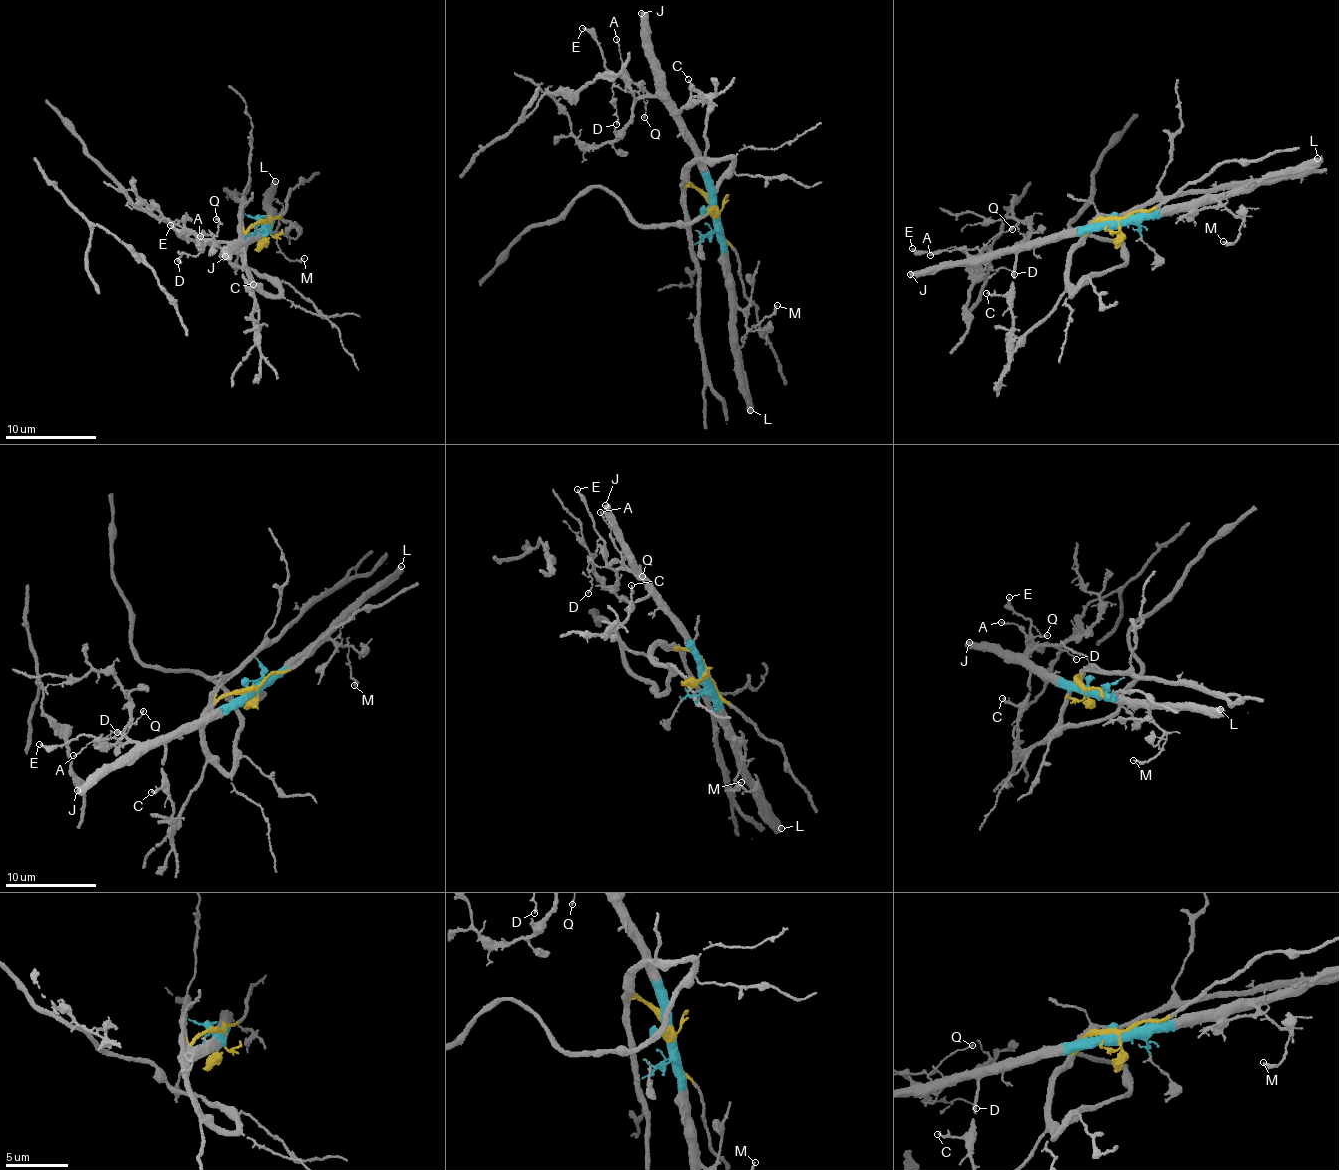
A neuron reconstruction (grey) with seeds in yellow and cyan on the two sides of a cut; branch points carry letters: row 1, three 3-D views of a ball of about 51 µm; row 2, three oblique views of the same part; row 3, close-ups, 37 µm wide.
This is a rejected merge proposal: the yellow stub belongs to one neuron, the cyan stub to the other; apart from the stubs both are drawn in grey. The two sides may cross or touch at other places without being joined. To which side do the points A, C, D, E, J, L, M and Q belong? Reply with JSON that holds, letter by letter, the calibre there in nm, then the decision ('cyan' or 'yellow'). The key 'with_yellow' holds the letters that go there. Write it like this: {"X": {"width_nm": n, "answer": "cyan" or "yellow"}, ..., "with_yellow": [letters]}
{"A": {"width_nm": 140, "answer": "cyan"}, "C": {"width_nm": 180, "answer": "cyan"}, "D": {"width_nm": 130, "answer": "cyan"}, "E": {"width_nm": 180, "answer": "cyan"}, "J": {"width_nm": 550, "answer": "cyan"}, "L": {"width_nm": 550, "answer": "cyan"}, "M": {"width_nm": 240, "answer": "cyan"}, "Q": {"width_nm": 140, "answer": "cyan"}, "with_yellow": []}

